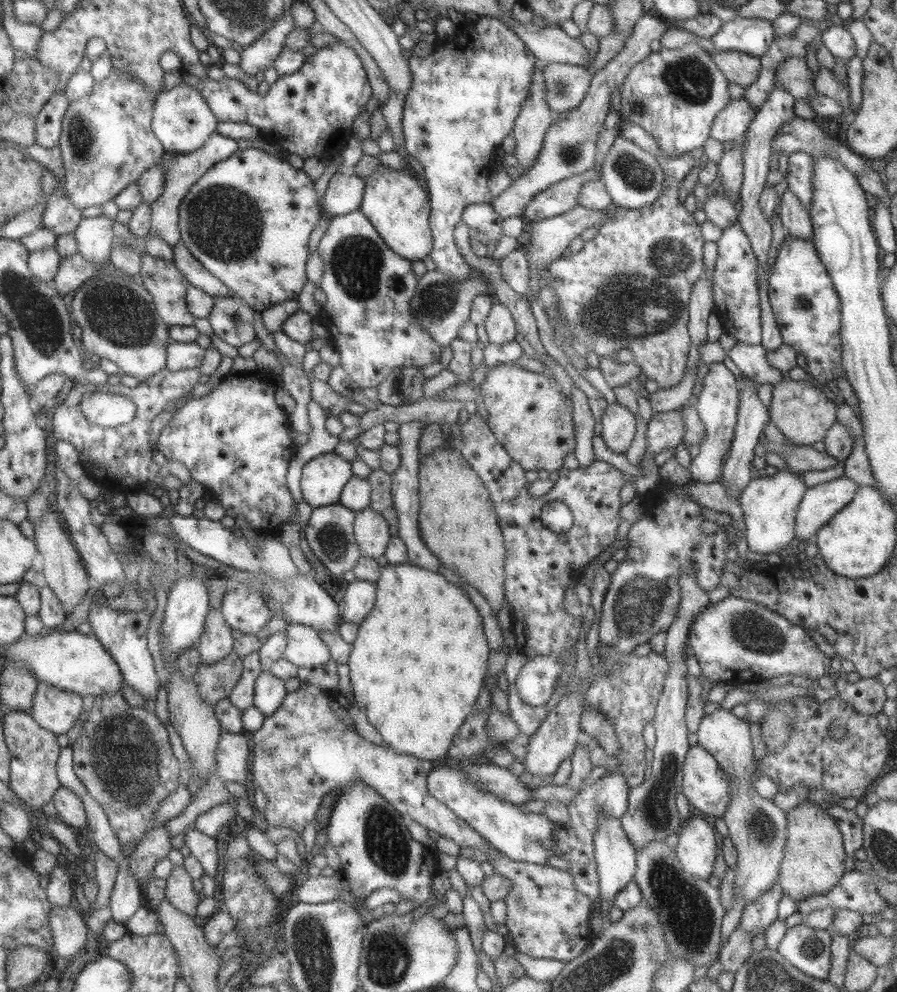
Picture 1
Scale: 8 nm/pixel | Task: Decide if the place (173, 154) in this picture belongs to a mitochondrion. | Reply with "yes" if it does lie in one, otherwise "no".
no

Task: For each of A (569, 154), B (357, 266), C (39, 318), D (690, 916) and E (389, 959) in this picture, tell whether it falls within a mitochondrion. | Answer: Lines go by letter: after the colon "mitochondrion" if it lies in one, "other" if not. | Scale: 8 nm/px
A: mitochondrion
B: mitochondrion
C: mitochondrion
D: mitochondrion
E: mitochondrion

